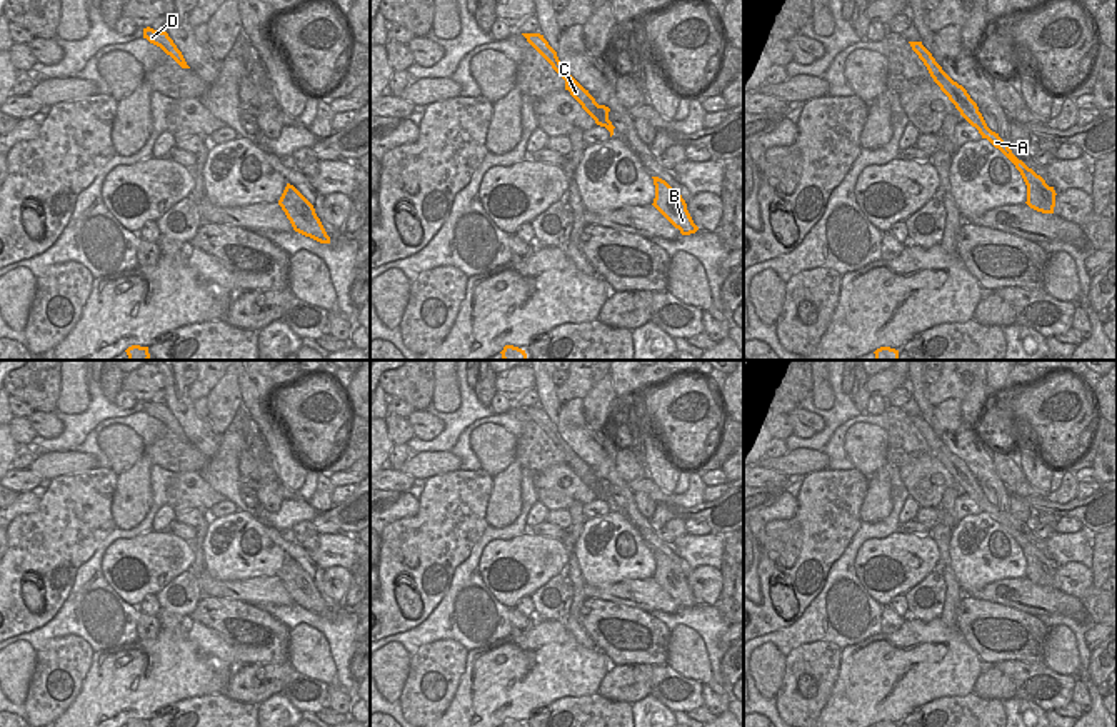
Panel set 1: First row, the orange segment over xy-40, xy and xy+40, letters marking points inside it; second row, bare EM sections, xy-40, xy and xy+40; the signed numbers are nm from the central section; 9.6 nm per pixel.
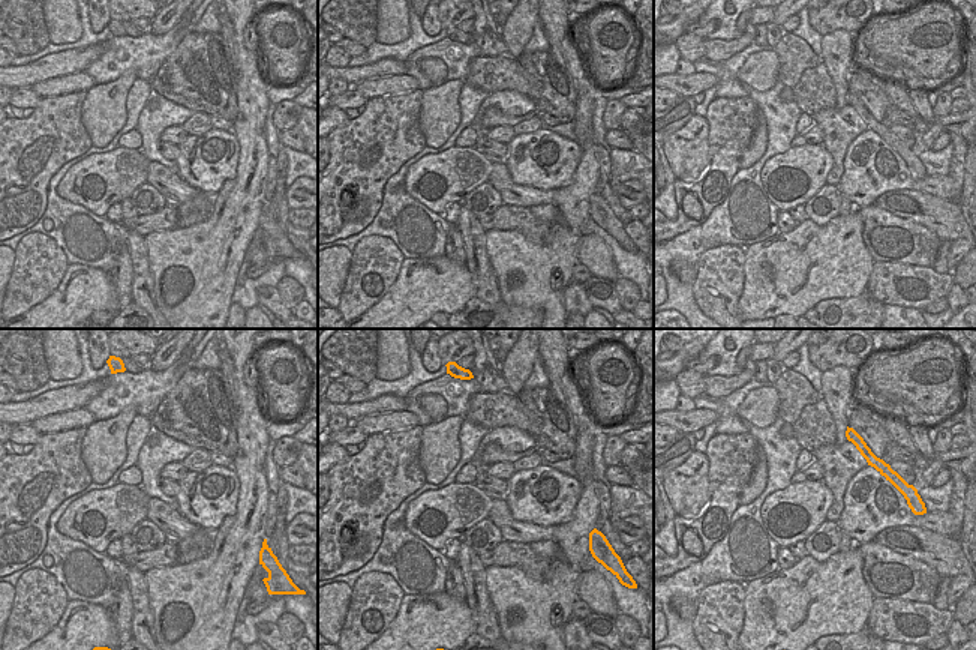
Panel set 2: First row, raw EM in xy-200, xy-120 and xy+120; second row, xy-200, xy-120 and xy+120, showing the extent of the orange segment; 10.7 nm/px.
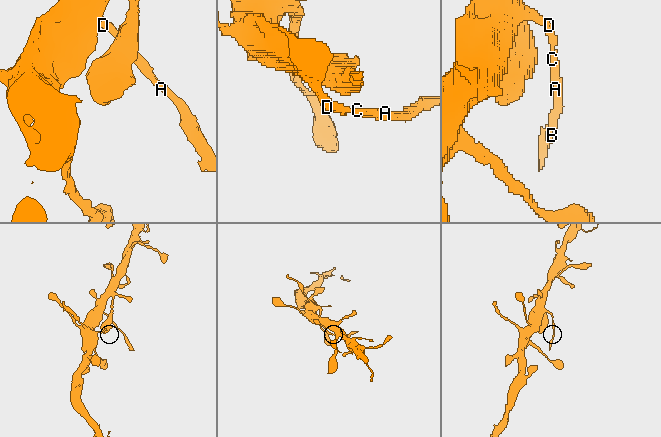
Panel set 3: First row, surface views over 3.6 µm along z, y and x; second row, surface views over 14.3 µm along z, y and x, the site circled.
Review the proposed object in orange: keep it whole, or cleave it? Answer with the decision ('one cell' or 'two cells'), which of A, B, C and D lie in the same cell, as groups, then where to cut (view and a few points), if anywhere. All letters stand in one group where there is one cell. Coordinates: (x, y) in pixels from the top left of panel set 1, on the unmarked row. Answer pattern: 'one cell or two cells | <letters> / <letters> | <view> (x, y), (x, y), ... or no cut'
two cells | A B C / D | xy+40 (942, 444), (932, 451)

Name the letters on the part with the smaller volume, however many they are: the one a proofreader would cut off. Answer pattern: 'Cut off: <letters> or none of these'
Cut off: A, B, C

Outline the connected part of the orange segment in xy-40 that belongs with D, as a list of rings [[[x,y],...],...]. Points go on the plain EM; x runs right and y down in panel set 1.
[[[150,400],[143,402],[143,412],[147,412],[150,417],[160,420],[167,429],[170,429],[182,442],[190,442],[182,429],[182,425],[177,422],[173,414],[168,410],[167,405],[153,404]]]

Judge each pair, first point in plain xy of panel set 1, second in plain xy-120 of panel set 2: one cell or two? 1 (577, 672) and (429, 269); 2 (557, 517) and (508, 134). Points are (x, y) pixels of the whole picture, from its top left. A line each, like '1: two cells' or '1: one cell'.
1: one cell
2: one cell

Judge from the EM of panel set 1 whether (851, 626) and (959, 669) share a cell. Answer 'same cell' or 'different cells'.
different cells

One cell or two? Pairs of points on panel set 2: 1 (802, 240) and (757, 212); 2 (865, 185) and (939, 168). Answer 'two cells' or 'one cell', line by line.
1: two cells
2: two cells

